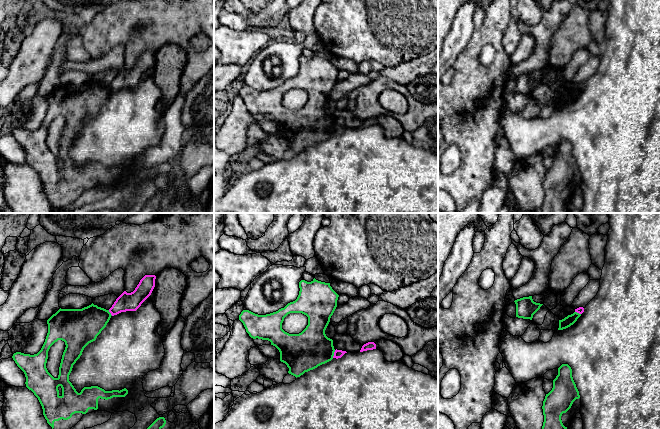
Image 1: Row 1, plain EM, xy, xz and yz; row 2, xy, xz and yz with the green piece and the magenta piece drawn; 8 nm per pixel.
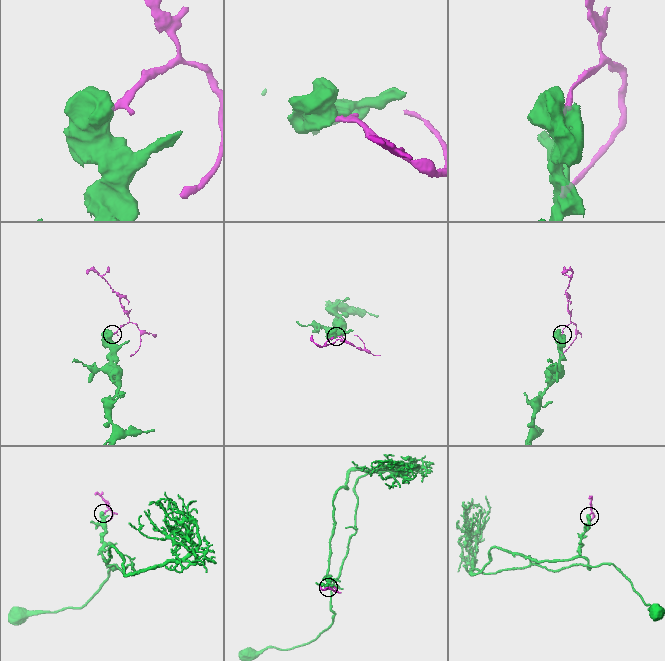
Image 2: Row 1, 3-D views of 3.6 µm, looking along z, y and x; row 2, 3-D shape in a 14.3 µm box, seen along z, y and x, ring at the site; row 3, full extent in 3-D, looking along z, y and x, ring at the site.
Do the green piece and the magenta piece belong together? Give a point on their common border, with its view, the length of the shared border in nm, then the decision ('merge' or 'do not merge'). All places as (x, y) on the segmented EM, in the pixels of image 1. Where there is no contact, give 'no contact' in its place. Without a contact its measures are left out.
contact xz (333, 354); length 70 nm; do not merge

